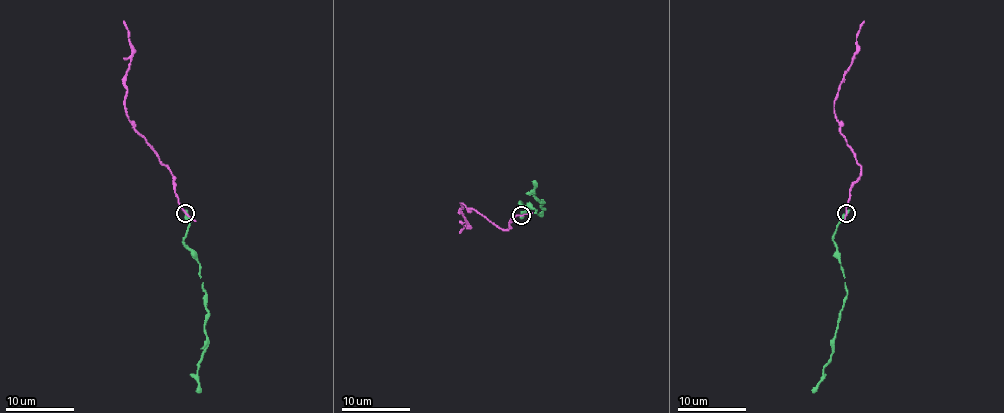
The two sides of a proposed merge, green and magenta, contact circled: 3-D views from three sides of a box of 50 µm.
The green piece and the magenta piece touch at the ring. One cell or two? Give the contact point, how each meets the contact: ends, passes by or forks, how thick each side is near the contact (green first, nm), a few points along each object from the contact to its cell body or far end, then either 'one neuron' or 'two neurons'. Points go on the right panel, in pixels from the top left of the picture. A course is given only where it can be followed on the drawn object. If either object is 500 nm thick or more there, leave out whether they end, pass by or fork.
(846, 213) | green ends | magenta passes by | 460/150 nm | green via (845, 213), (833, 244), (847, 299), (837, 323), (833, 349), (823, 380), (812, 392) | magenta via (845, 213), (861, 166), (833, 109), (864, 21) | two neurons

